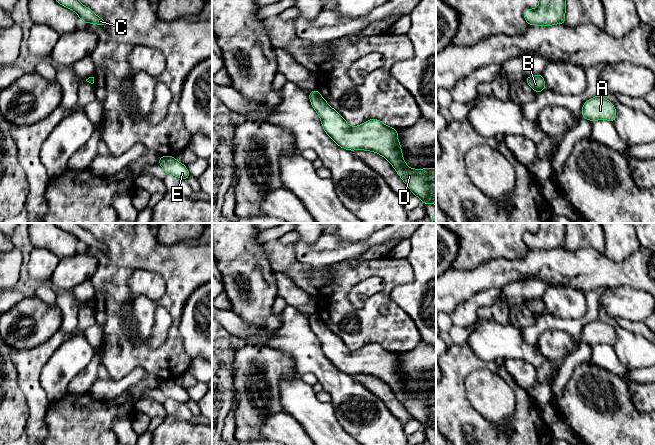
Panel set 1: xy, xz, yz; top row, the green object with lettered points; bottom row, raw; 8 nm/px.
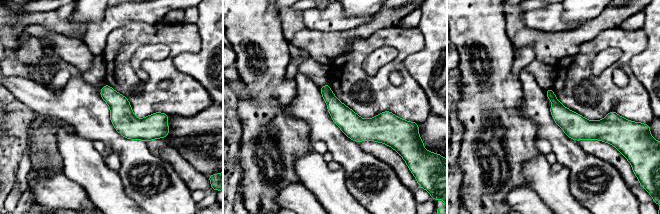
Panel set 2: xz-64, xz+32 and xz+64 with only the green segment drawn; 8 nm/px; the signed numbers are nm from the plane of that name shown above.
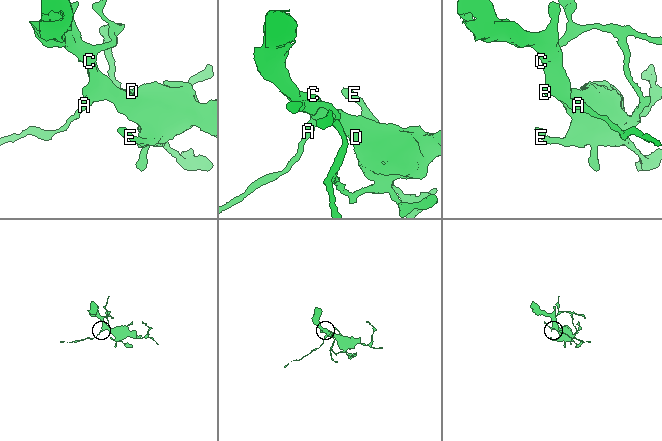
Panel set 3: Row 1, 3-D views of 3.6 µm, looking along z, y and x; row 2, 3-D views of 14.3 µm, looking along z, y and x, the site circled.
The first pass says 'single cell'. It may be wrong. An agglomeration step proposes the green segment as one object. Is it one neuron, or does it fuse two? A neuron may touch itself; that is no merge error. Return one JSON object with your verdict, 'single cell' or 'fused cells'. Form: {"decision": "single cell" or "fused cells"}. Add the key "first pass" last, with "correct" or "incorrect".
{"decision": "single cell", "first pass": "correct"}

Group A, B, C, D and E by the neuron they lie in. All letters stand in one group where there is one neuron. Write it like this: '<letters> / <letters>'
A B C D E

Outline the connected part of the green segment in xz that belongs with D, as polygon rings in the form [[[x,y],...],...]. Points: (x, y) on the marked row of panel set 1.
[[[318,90],[309,93],[312,107],[318,113],[327,135],[341,148],[366,150],[387,159],[413,195],[427,205],[436,205],[436,168],[412,169],[404,161],[396,129],[378,119],[370,119],[356,127],[350,126],[330,107]]]

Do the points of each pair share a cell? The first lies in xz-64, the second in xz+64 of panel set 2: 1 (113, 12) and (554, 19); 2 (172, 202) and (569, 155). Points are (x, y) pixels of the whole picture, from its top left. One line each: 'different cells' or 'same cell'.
1: same cell
2: same cell

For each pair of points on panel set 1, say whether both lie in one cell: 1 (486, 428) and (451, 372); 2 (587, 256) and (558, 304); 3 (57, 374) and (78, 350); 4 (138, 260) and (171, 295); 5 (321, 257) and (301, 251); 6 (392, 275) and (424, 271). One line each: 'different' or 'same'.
1: same
2: different
3: same
4: same
5: same
6: different

